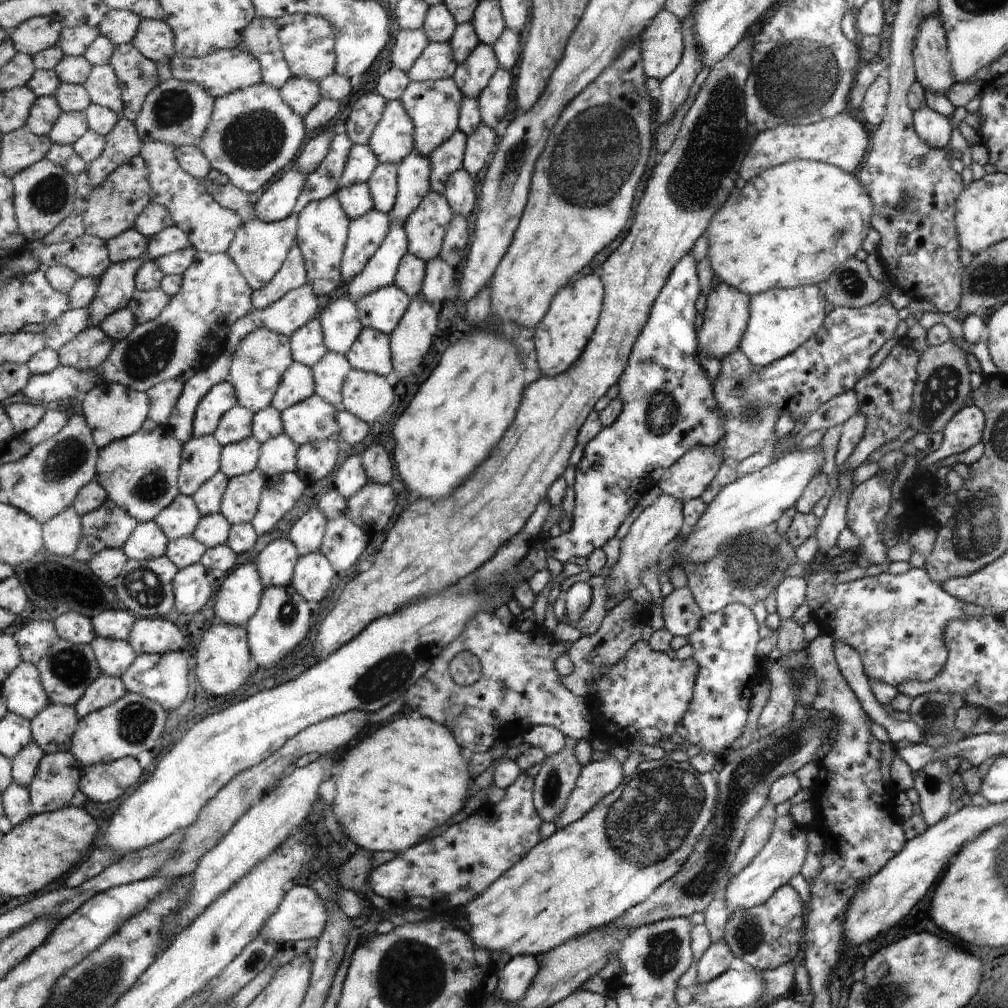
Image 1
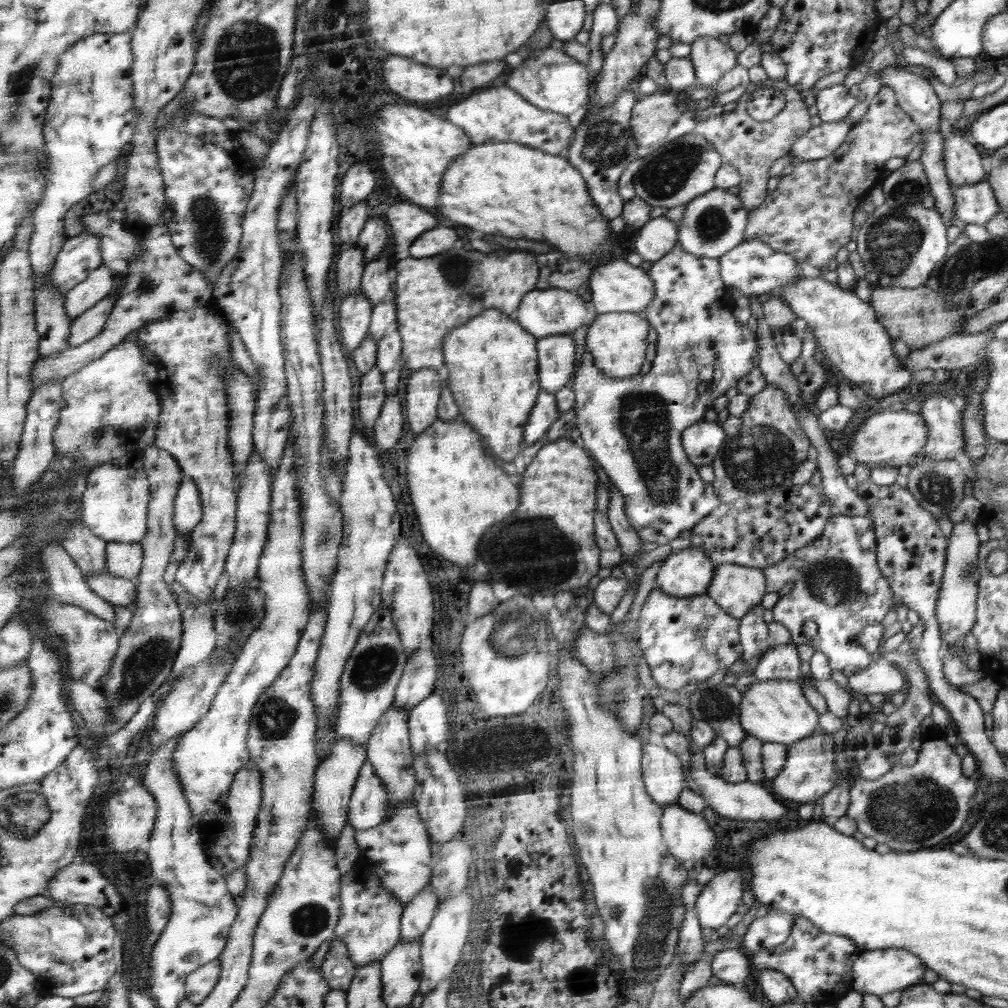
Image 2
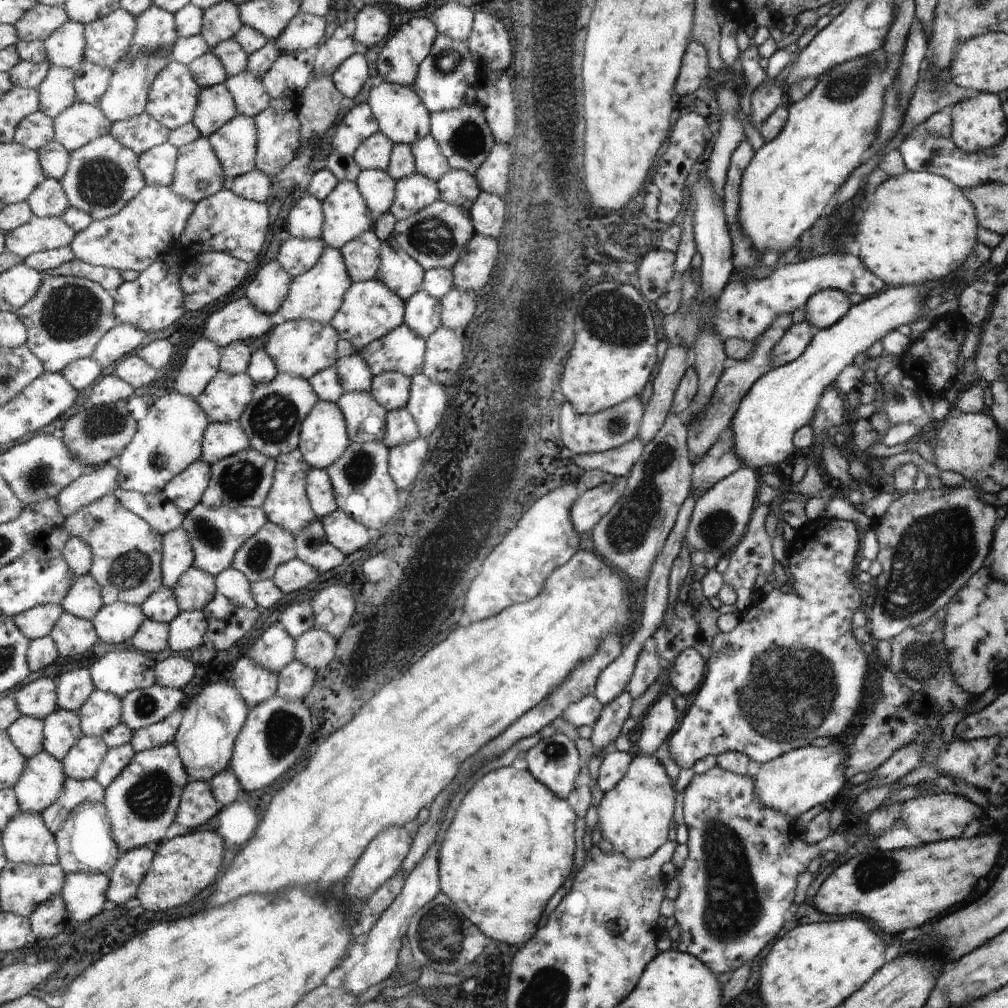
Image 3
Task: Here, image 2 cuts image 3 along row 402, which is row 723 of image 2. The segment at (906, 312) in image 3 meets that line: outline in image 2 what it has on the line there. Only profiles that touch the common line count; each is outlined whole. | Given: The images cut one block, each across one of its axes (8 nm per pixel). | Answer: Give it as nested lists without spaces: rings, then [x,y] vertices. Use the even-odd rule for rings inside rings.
[[[755,680],[742,693],[740,709],[740,724],[746,734],[752,735],[761,741],[776,741],[780,744],[791,745],[802,741],[812,734],[818,726],[818,712],[806,702],[800,686],[796,681],[789,680]]]

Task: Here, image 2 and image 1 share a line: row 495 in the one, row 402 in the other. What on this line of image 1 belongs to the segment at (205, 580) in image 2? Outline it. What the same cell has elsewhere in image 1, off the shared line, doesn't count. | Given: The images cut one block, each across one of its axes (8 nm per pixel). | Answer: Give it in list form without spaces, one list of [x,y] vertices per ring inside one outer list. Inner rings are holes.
[[[230,381],[212,388],[198,409],[194,438],[215,435],[224,416],[239,402],[239,392]]]

